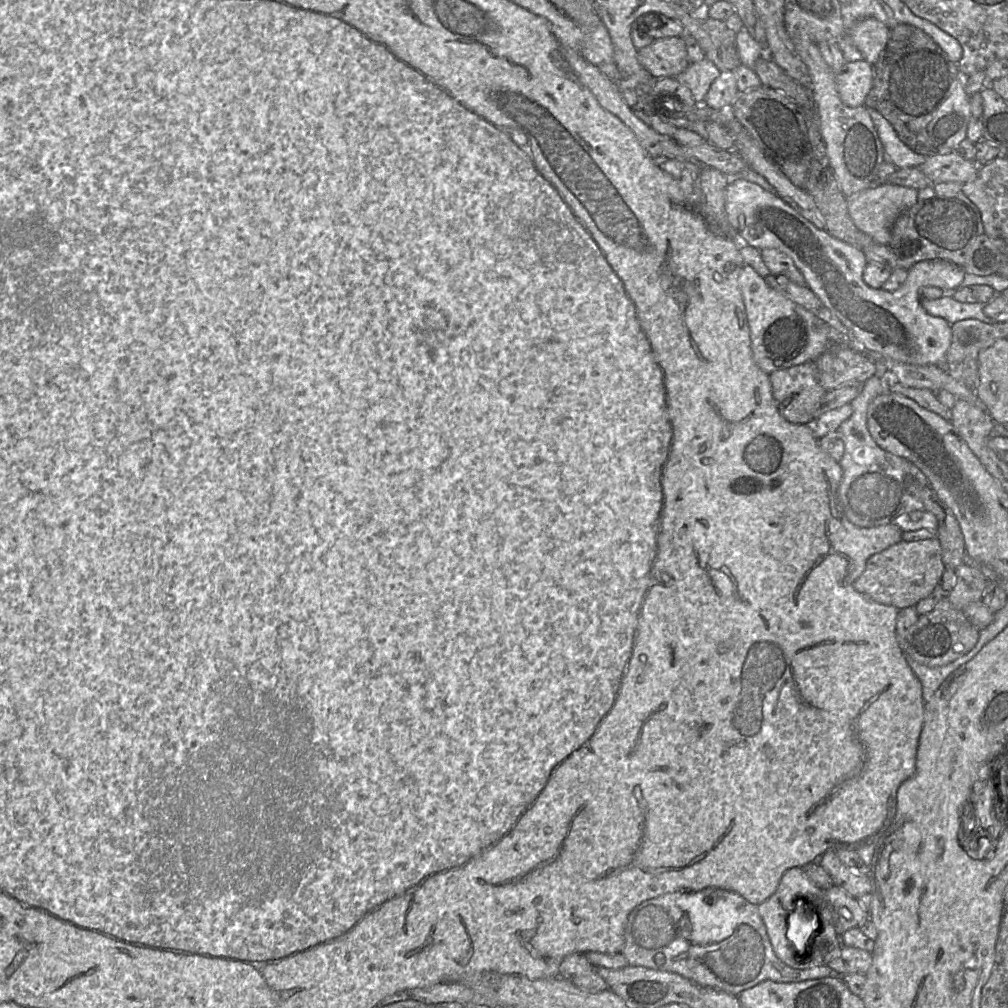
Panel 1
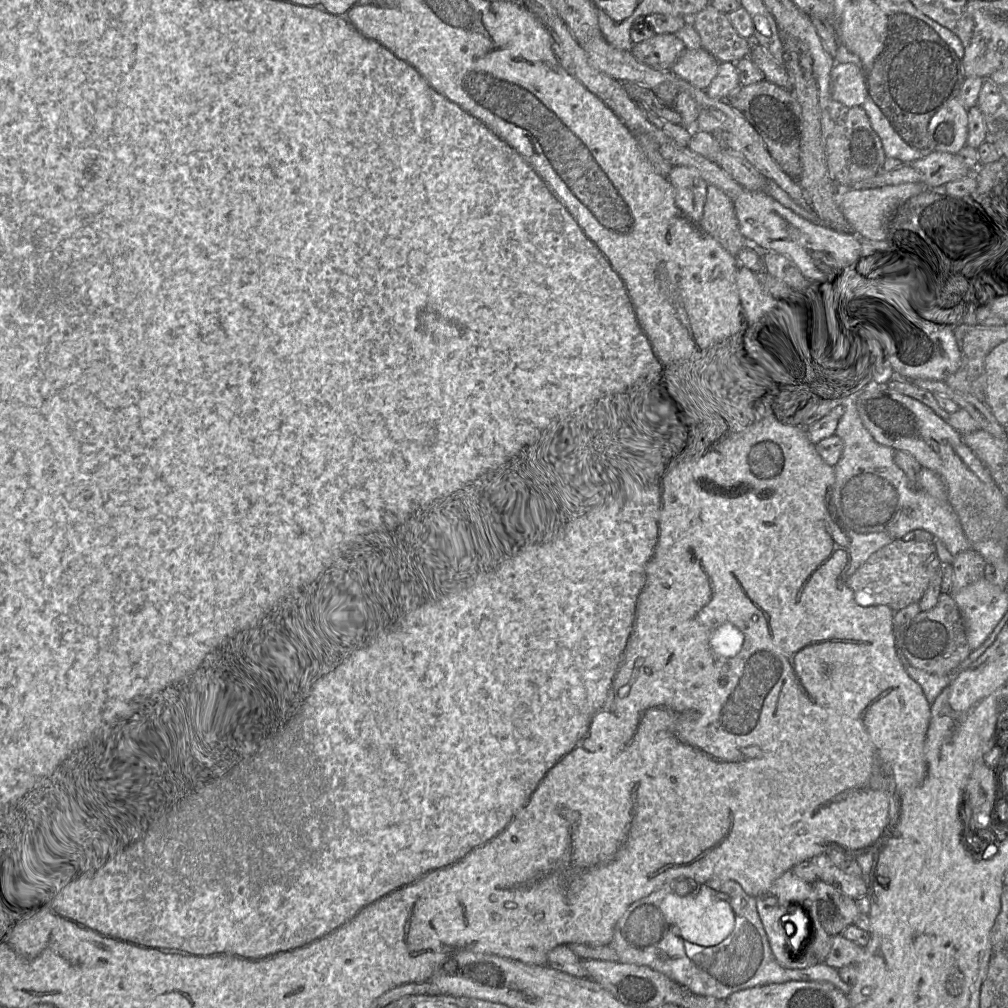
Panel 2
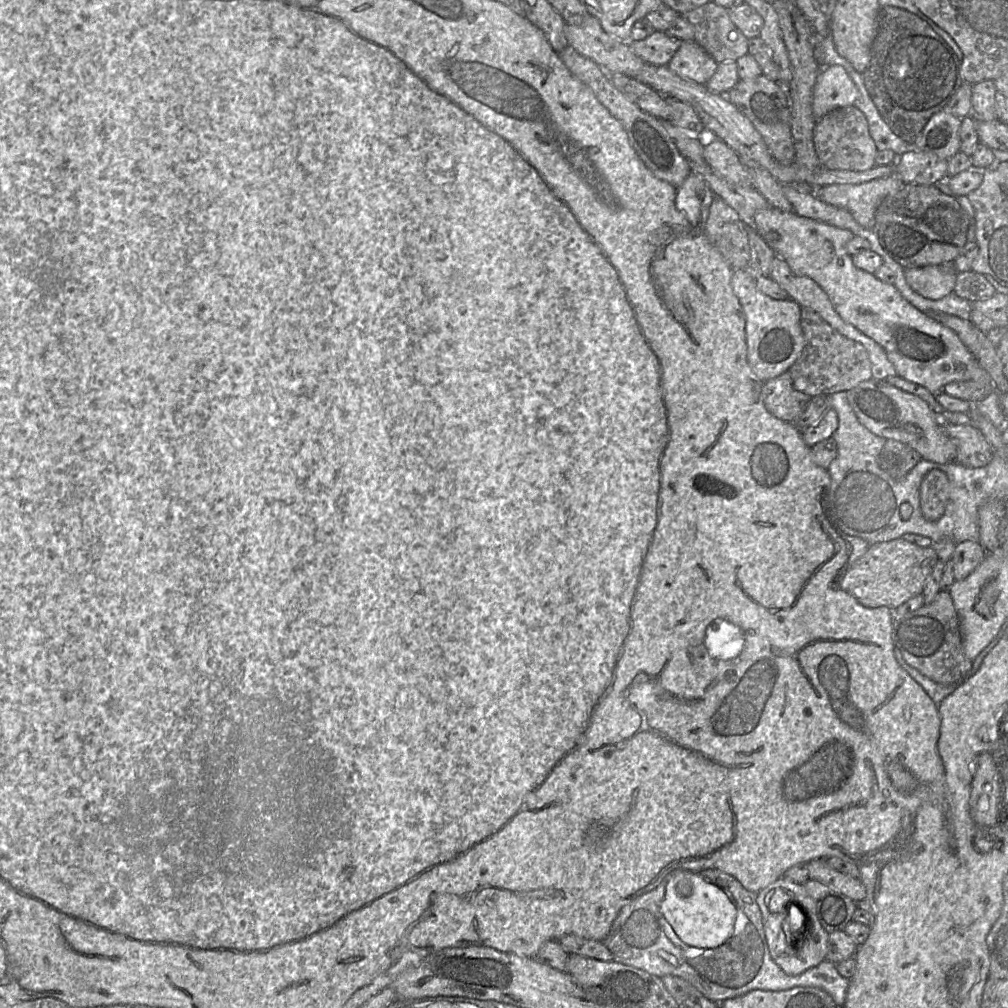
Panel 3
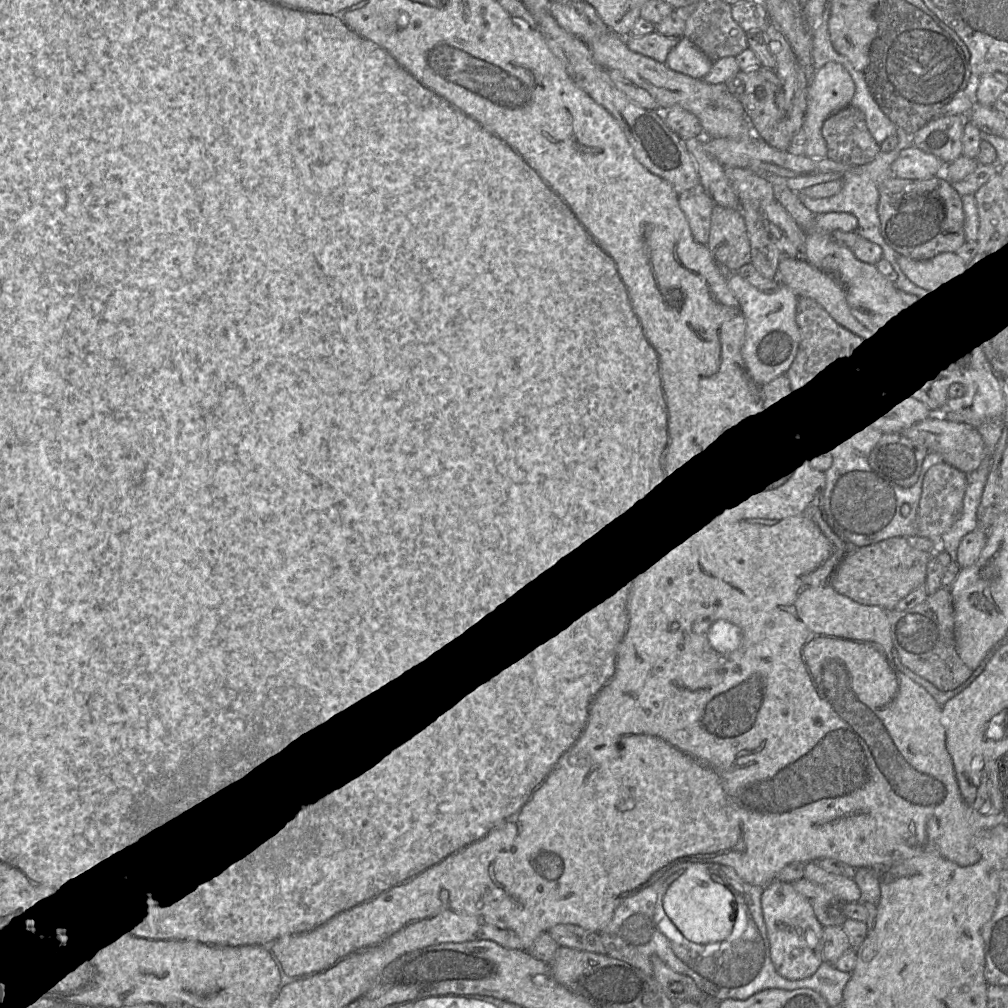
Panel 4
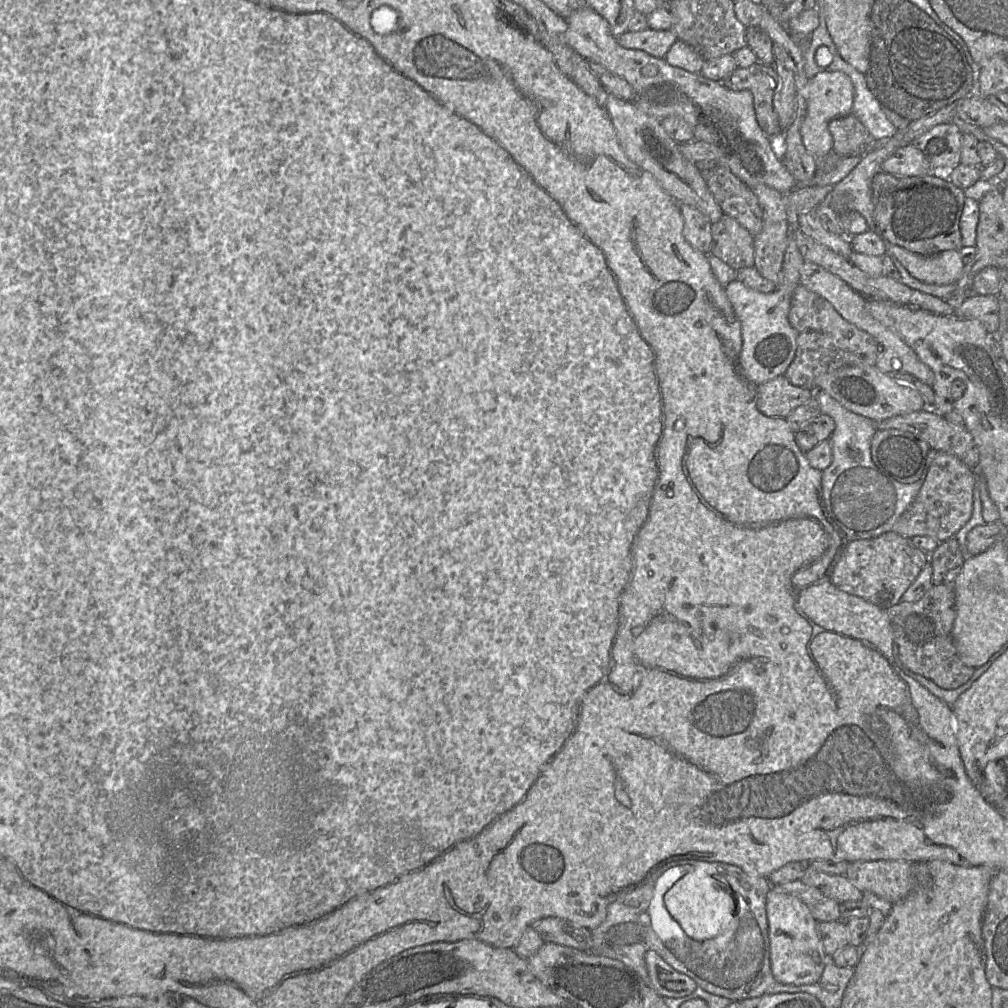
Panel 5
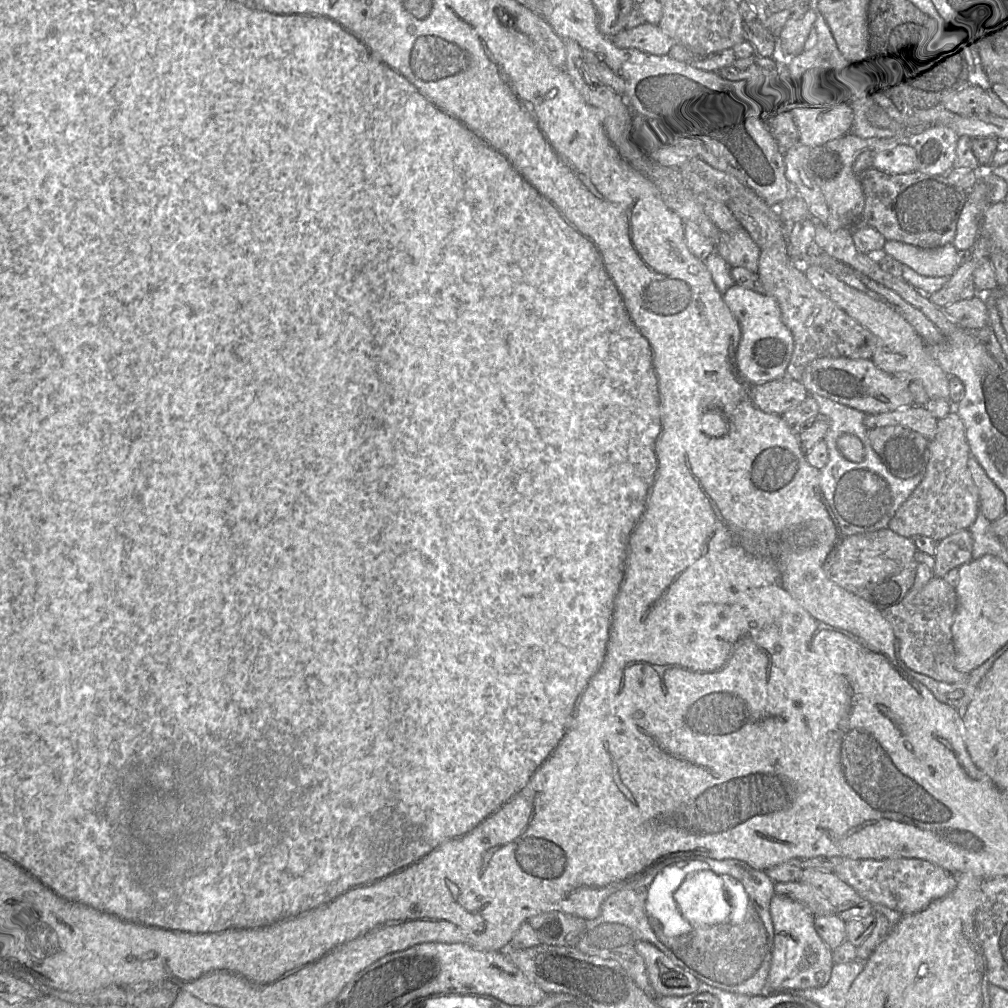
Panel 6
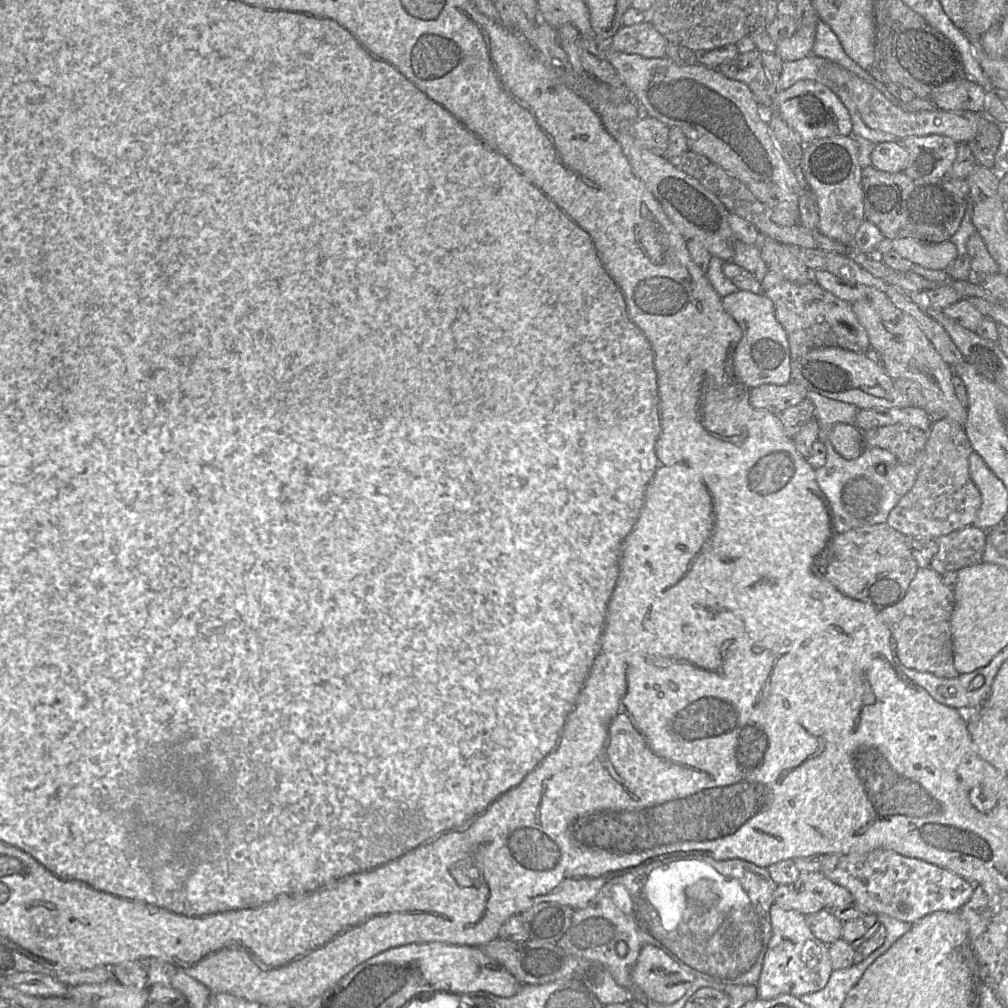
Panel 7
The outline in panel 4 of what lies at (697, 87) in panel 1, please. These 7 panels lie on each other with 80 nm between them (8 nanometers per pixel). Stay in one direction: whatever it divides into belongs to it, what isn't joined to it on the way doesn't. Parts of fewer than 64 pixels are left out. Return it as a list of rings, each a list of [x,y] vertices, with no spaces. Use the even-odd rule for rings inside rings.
[[[682,37],[668,54],[665,64],[673,71],[703,79],[710,71],[713,61],[693,42]]]

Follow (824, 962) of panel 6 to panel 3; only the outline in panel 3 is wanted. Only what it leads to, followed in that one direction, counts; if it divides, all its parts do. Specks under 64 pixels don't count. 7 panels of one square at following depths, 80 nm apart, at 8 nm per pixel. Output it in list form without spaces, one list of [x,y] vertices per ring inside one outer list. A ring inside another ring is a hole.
[[[780,877],[757,893],[757,904],[761,911],[770,955],[781,970],[788,975],[798,975],[825,960],[829,933],[820,924],[816,901],[808,894],[803,884]],[[789,908],[798,908],[803,916],[803,924],[797,932],[788,929]]]

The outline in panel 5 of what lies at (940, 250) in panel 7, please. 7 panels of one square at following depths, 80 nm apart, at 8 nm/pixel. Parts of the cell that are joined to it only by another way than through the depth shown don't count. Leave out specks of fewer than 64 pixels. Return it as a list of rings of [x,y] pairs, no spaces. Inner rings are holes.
[[[891,244],[887,255],[896,258],[914,278],[931,285],[955,284],[961,277],[965,266],[956,250],[923,256]]]

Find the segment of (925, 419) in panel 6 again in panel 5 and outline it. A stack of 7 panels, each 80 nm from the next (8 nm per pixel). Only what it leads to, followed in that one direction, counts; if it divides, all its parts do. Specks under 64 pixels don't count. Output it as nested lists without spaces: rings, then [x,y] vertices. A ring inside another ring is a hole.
[[[924,410],[907,414],[900,414],[875,422],[878,430],[898,429],[914,434],[928,443],[932,450],[947,452],[957,456],[971,470],[976,470],[979,464],[978,446],[965,426],[958,426],[948,422],[945,417]]]

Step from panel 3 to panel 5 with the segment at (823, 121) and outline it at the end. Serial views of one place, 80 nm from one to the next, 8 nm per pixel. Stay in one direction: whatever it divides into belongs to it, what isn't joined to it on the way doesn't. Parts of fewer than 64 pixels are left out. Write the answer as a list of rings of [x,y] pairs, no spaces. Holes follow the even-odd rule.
[[[850,113],[829,123],[833,138],[832,152],[840,158],[864,155],[874,139],[859,119]]]

